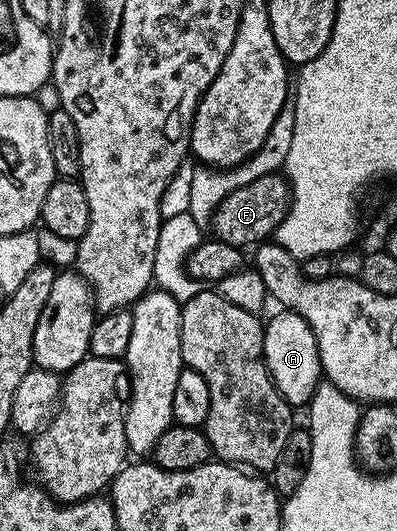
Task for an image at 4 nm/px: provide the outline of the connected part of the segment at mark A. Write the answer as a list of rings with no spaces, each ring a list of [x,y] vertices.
[[[286,309],[276,312],[271,320],[266,320],[263,328],[263,358],[267,360],[267,371],[283,400],[292,409],[299,409],[302,403],[303,406],[310,404],[313,393],[321,382],[323,366],[319,360],[313,329],[309,329],[305,317]]]

